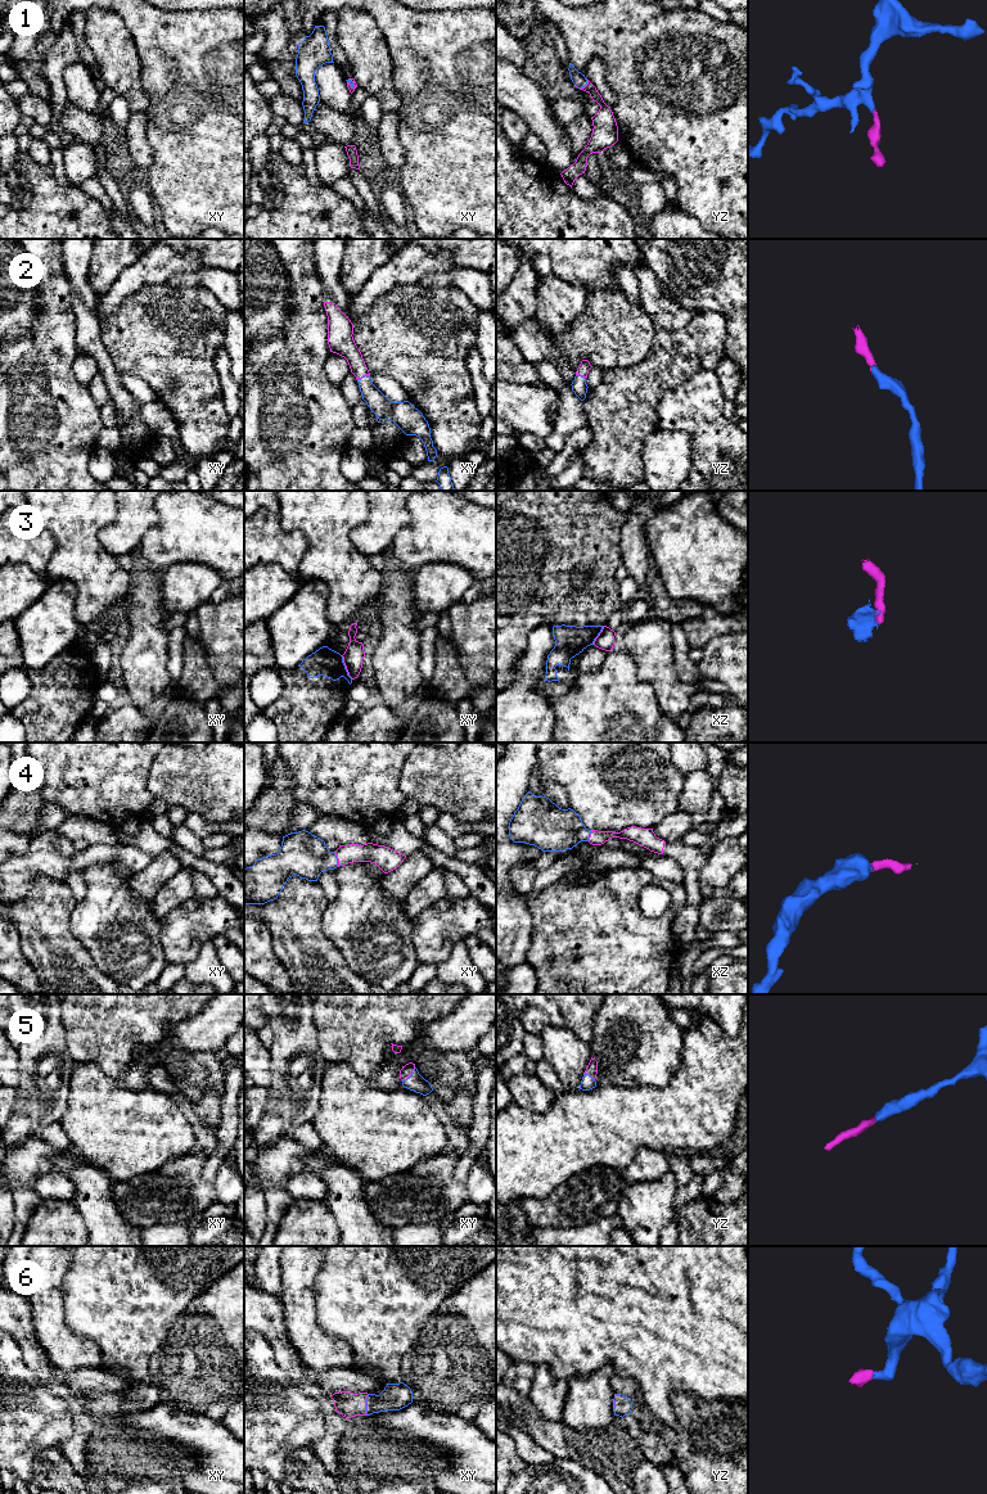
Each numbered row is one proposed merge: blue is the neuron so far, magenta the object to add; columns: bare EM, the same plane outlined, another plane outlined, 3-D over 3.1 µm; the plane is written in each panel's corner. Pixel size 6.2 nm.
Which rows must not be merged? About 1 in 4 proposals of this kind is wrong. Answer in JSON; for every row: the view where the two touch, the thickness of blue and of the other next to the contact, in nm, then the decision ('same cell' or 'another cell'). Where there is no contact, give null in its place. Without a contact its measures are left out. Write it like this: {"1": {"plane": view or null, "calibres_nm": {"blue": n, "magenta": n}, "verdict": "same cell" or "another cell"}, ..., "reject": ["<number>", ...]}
{"1": {"plane": "yz", "calibres_nm": {"blue": 80, "magenta": 130}, "verdict": "same cell"}, "2": {"plane": "xy", "calibres_nm": {"blue": 140, "magenta": 150}, "verdict": "same cell"}, "3": {"plane": "xy", "calibres_nm": {"blue": 180, "magenta": 130}, "verdict": "another cell"}, "4": {"plane": "xy", "calibres_nm": {"blue": 280, "magenta": 120}, "verdict": "same cell"}, "5": {"plane": "xy", "calibres_nm": {"blue": 110, "magenta": 70}, "verdict": "same cell"}, "6": {"plane": "xy", "calibres_nm": {"blue": 170, "magenta": 160}, "verdict": "same cell"}, "reject": ["3"]}

